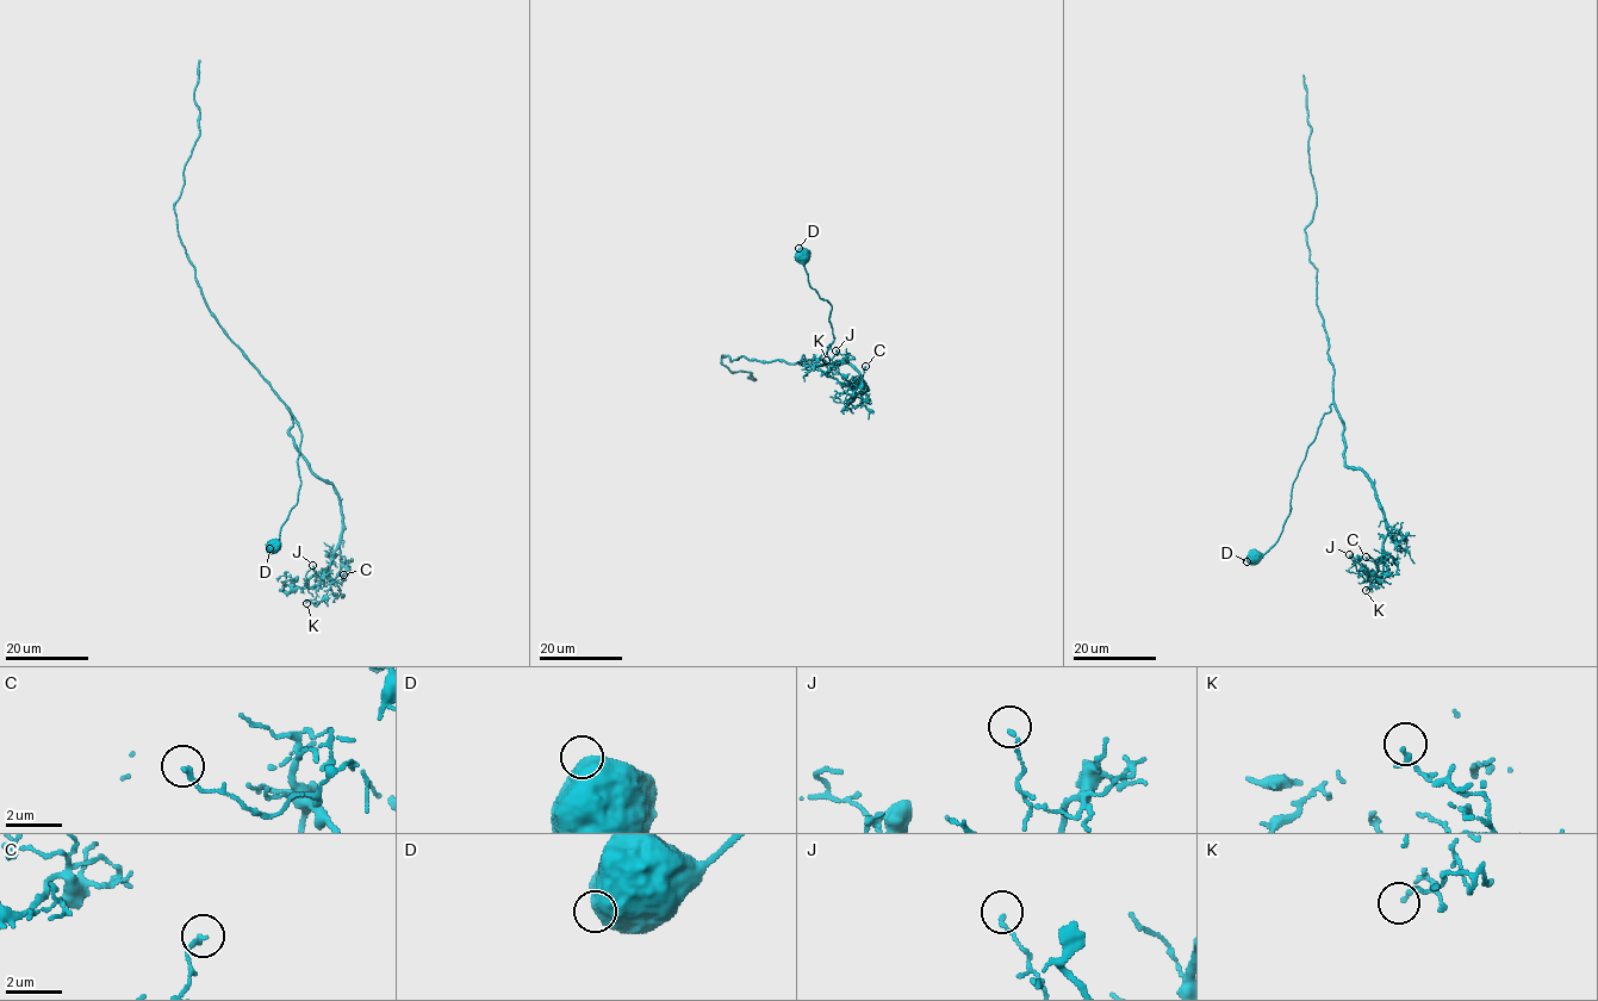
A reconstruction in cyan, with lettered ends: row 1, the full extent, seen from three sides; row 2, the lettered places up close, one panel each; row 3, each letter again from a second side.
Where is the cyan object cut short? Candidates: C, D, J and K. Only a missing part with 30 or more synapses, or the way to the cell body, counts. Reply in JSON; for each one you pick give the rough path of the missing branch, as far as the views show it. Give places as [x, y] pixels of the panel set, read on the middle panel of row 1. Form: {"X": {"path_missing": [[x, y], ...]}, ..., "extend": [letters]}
{"extend": []}

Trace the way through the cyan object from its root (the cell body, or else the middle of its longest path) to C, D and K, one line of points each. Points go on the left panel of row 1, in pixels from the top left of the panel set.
C: (248, 360), (288, 410), (297, 451), (335, 489), (342, 530), (329, 576), (341, 583), (343, 574)
D: (248, 360), (293, 416), (302, 433), (298, 503), (280, 529), (275, 546), (269, 548)
K: (248, 360), (288, 410), (297, 451), (339, 498), (342, 530), (329, 564), (331, 584), (319, 602), (306, 603)

